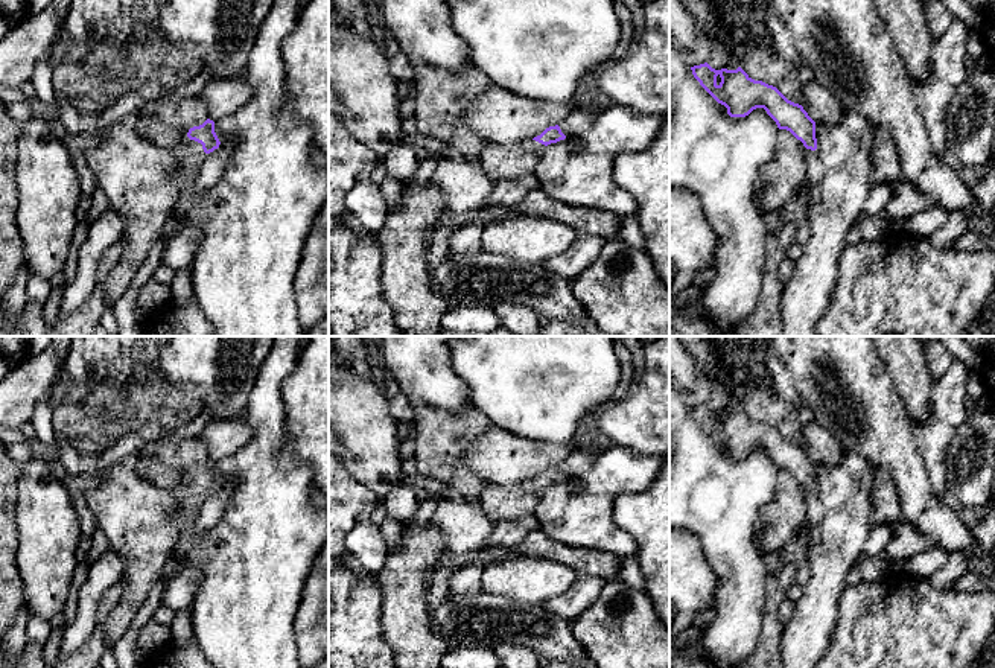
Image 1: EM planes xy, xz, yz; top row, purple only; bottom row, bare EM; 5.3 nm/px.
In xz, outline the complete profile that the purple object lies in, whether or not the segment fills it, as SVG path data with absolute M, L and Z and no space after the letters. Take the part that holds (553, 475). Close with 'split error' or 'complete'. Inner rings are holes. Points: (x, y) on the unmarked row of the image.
M555 466L546 469L540 476L534 478L532 481L520 485L520 488L525 491L532 491L540 495L548 485L557 484L564 479L566 476L561 473L560 467Z; split error

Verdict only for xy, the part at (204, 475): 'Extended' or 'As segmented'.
Extended

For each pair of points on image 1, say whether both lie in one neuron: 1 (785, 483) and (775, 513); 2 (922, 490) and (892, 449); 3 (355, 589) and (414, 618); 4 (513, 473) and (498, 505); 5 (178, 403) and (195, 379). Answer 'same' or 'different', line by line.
1: same
2: same
3: different
4: different
5: different

